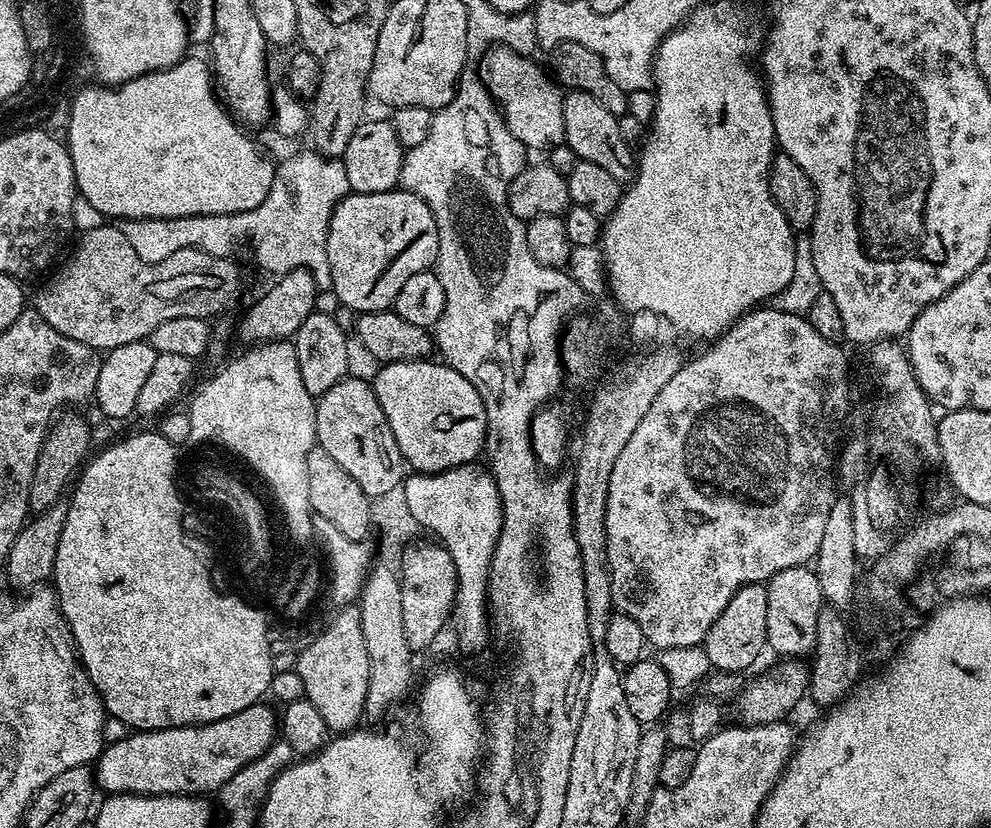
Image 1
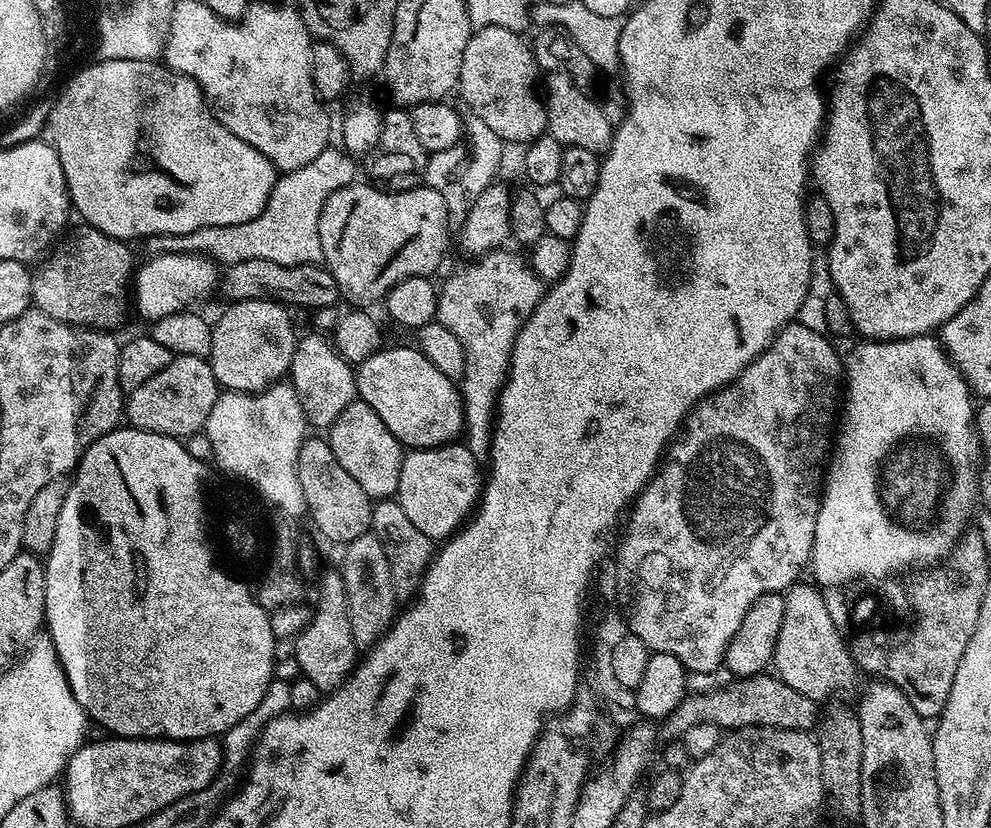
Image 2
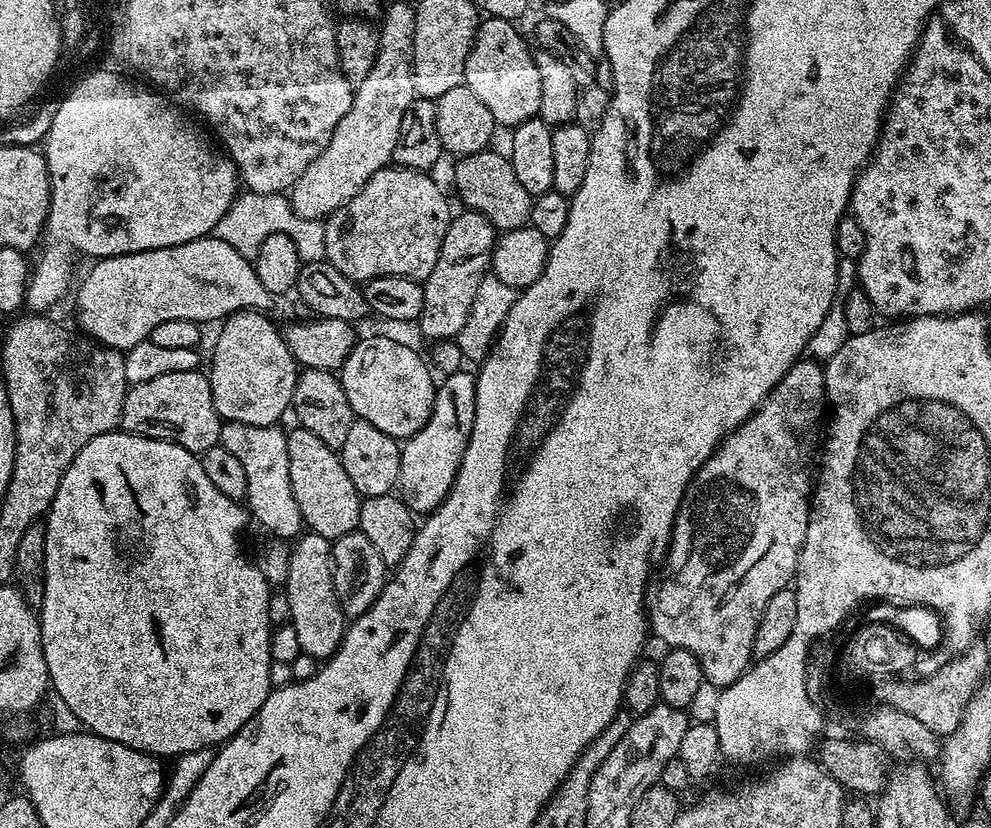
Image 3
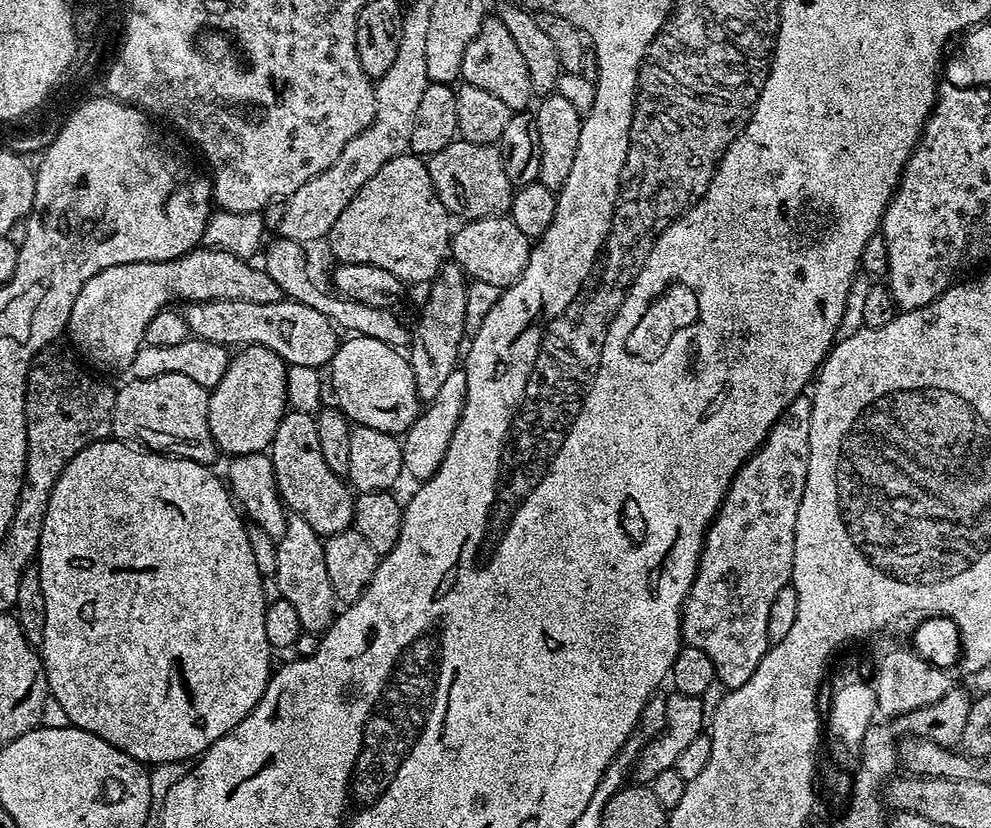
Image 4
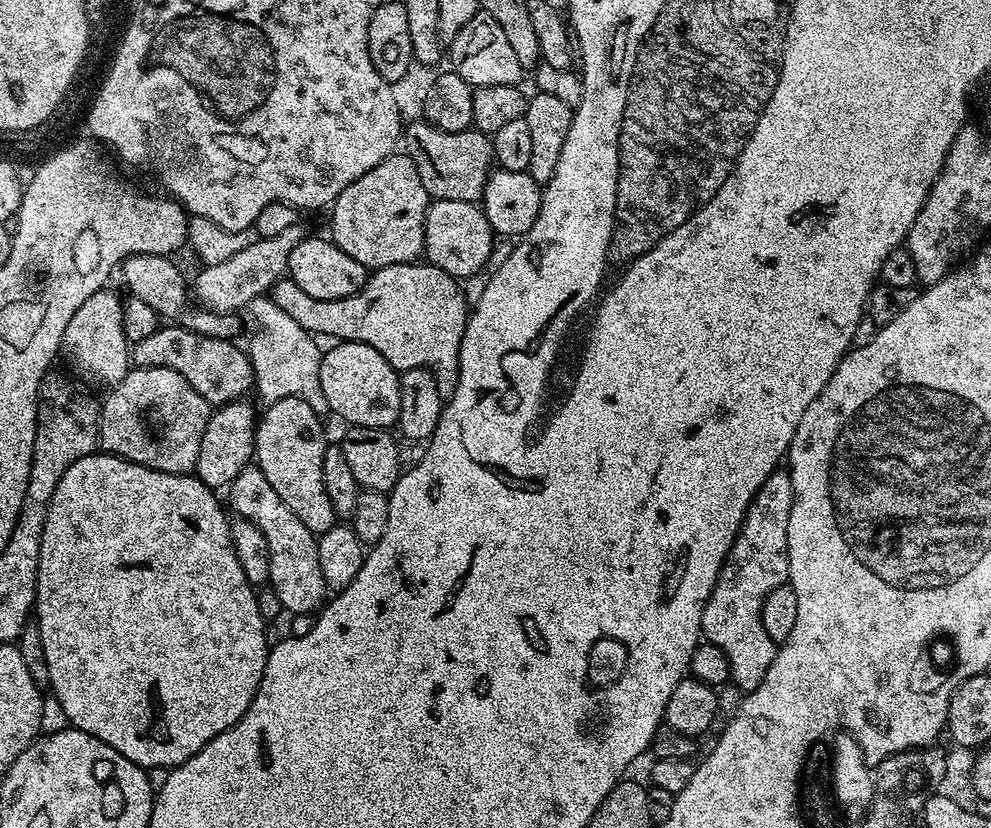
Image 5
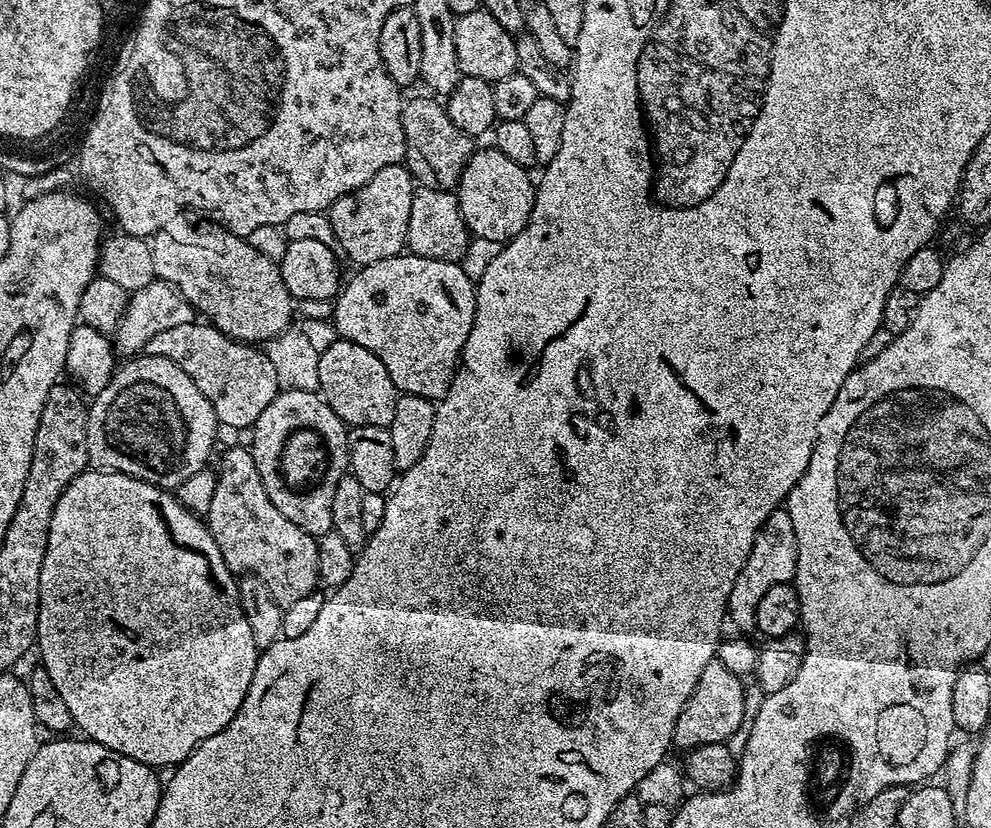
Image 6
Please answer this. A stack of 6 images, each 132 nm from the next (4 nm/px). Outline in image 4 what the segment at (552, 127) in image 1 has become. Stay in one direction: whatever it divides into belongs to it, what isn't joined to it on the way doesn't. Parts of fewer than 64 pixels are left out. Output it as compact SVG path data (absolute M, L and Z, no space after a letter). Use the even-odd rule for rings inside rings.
M485 18L470 46L466 46L466 54L462 54L460 75L463 83L487 90L489 94L496 95L501 102L506 102L506 106L513 110L527 109L533 103L534 93L530 86L526 61L523 60L514 38L510 38L510 30L506 30L506 26L502 26L502 22L495 18Z

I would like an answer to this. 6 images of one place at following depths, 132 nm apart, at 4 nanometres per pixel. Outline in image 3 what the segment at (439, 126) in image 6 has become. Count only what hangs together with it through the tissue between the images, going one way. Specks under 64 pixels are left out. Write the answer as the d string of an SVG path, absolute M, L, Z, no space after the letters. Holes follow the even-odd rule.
M485 150L469 156L459 157L455 161L456 169L452 180L456 183L456 192L465 200L473 212L480 212L491 222L492 227L501 233L518 230L530 221L530 210L534 197L518 182L512 164L503 151Z

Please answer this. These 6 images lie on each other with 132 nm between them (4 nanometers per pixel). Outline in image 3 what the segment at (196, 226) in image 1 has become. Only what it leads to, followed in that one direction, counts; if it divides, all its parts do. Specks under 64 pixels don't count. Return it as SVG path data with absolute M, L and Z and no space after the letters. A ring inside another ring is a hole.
M241 191L233 200L232 205L218 218L215 236L222 242L230 242L238 254L255 258L259 247L270 234L288 235L301 261L323 261L326 254L326 234L324 224L319 220L302 218L292 208L292 201L287 195L275 192L274 194L258 194L257 192Z

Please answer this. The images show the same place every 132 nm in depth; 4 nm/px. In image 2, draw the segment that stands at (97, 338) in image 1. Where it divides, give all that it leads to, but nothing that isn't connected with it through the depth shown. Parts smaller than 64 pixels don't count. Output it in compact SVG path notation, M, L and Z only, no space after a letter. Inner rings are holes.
M85 224L72 228L38 266L41 267L35 269L32 303L55 321L76 327L116 330L130 306L129 286L134 274L131 247ZM254 258L245 262L229 265L225 269L225 276L220 280L221 293L224 292L229 301L238 300L276 300L286 306L302 306L304 308L326 308L341 299L337 283L333 275L323 265L300 264L298 267L281 266L270 259Z

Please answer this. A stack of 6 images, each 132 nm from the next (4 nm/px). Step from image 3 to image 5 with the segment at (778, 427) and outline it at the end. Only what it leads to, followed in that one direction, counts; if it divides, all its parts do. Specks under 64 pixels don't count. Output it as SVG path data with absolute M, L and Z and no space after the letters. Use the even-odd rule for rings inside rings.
M784 470L772 472L750 502L740 533L736 535L730 554L724 559L718 582L714 582L714 590L702 610L700 631L703 639L726 653L726 662L730 662L731 683L737 684L744 694L753 692L760 685L762 678L766 678L766 670L770 670L770 662L774 662L776 657L778 645L772 641L770 634L766 634L766 630L762 630L760 611L766 594L770 594L770 590L778 590L778 586L787 584L790 580L786 526L790 522L790 506L793 502L794 486L791 475Z

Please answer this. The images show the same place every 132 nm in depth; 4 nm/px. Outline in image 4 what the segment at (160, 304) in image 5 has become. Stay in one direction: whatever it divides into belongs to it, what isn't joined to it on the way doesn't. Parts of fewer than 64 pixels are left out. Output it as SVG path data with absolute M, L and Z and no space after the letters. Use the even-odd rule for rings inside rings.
M287 298L278 302L242 302L241 300L194 300L182 308L189 333L195 339L225 346L261 344L284 359L284 363L312 365L317 370L331 365L338 347L338 328L327 317Z

